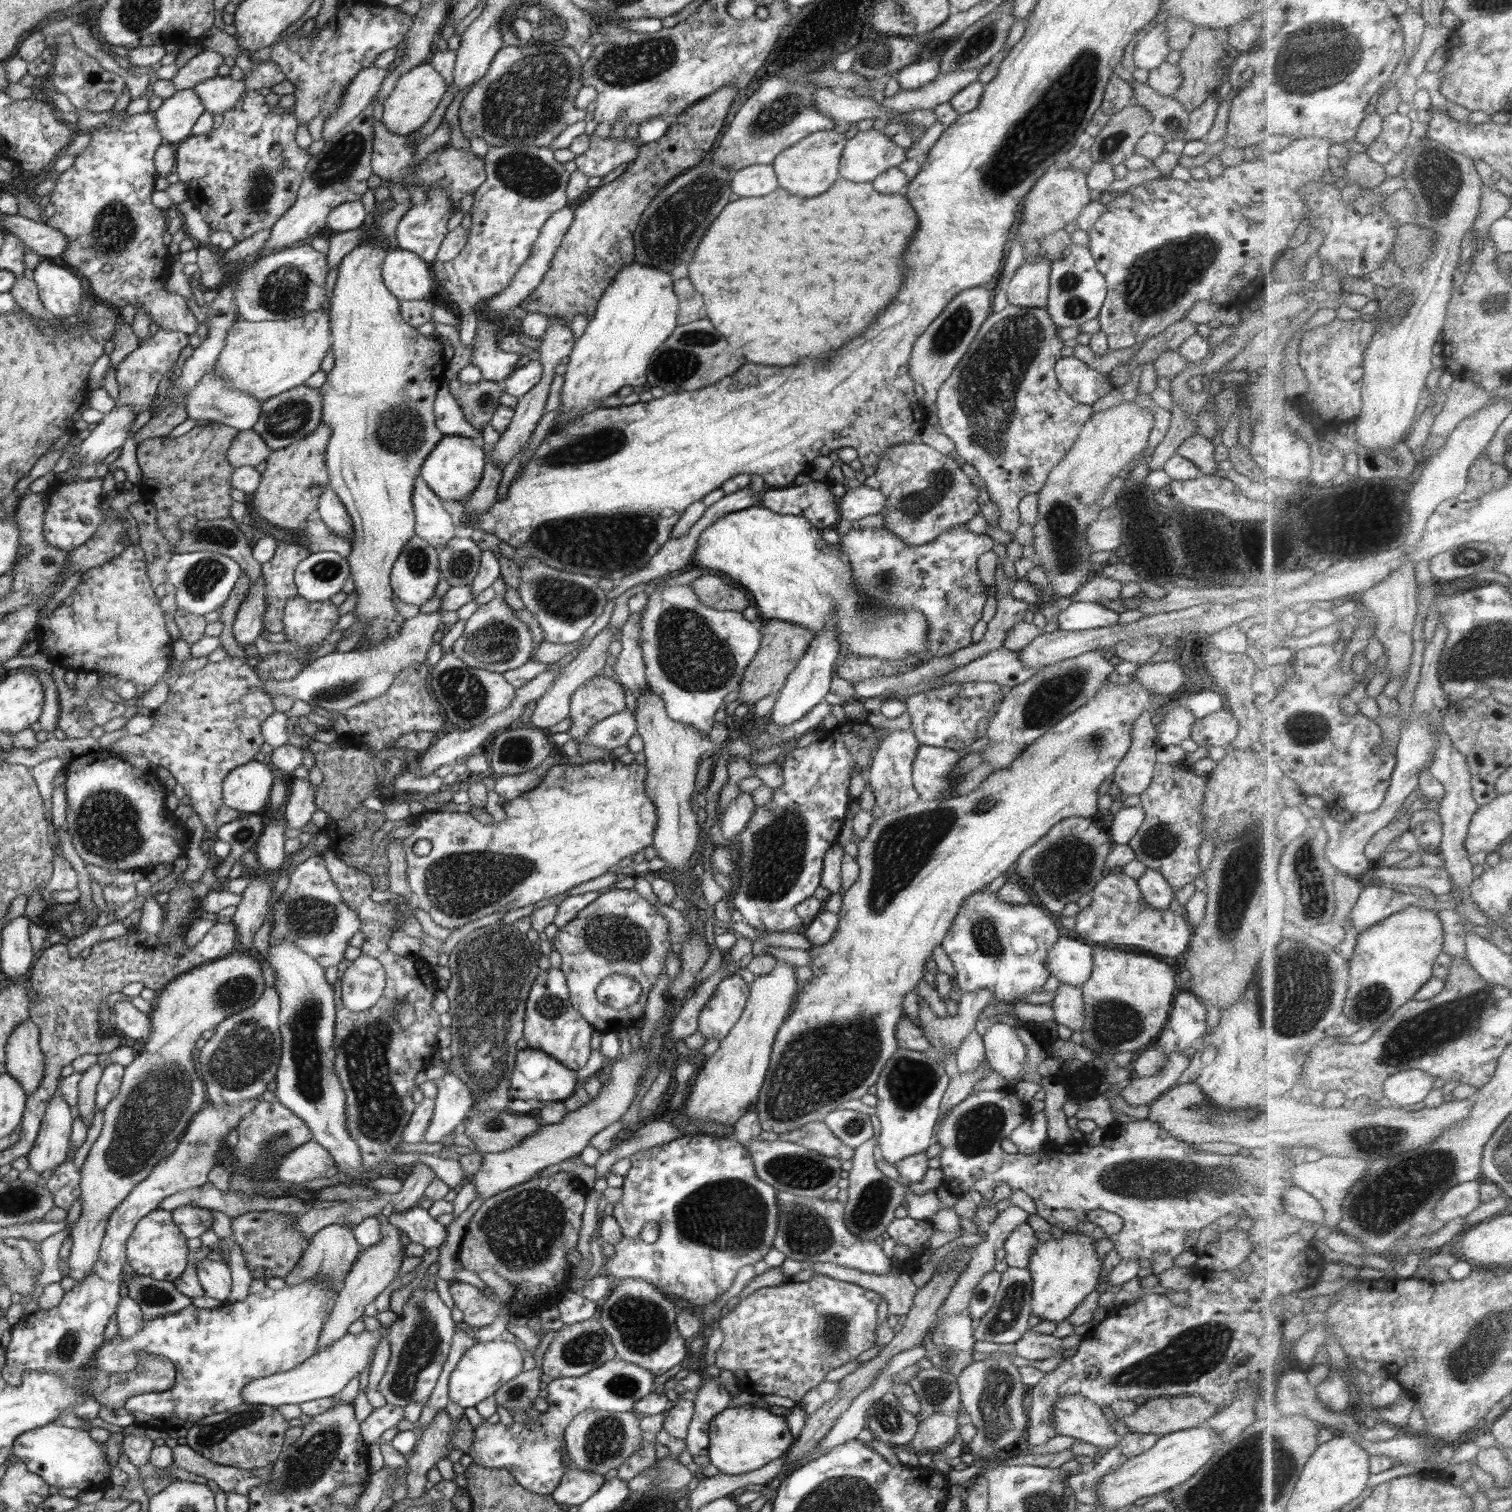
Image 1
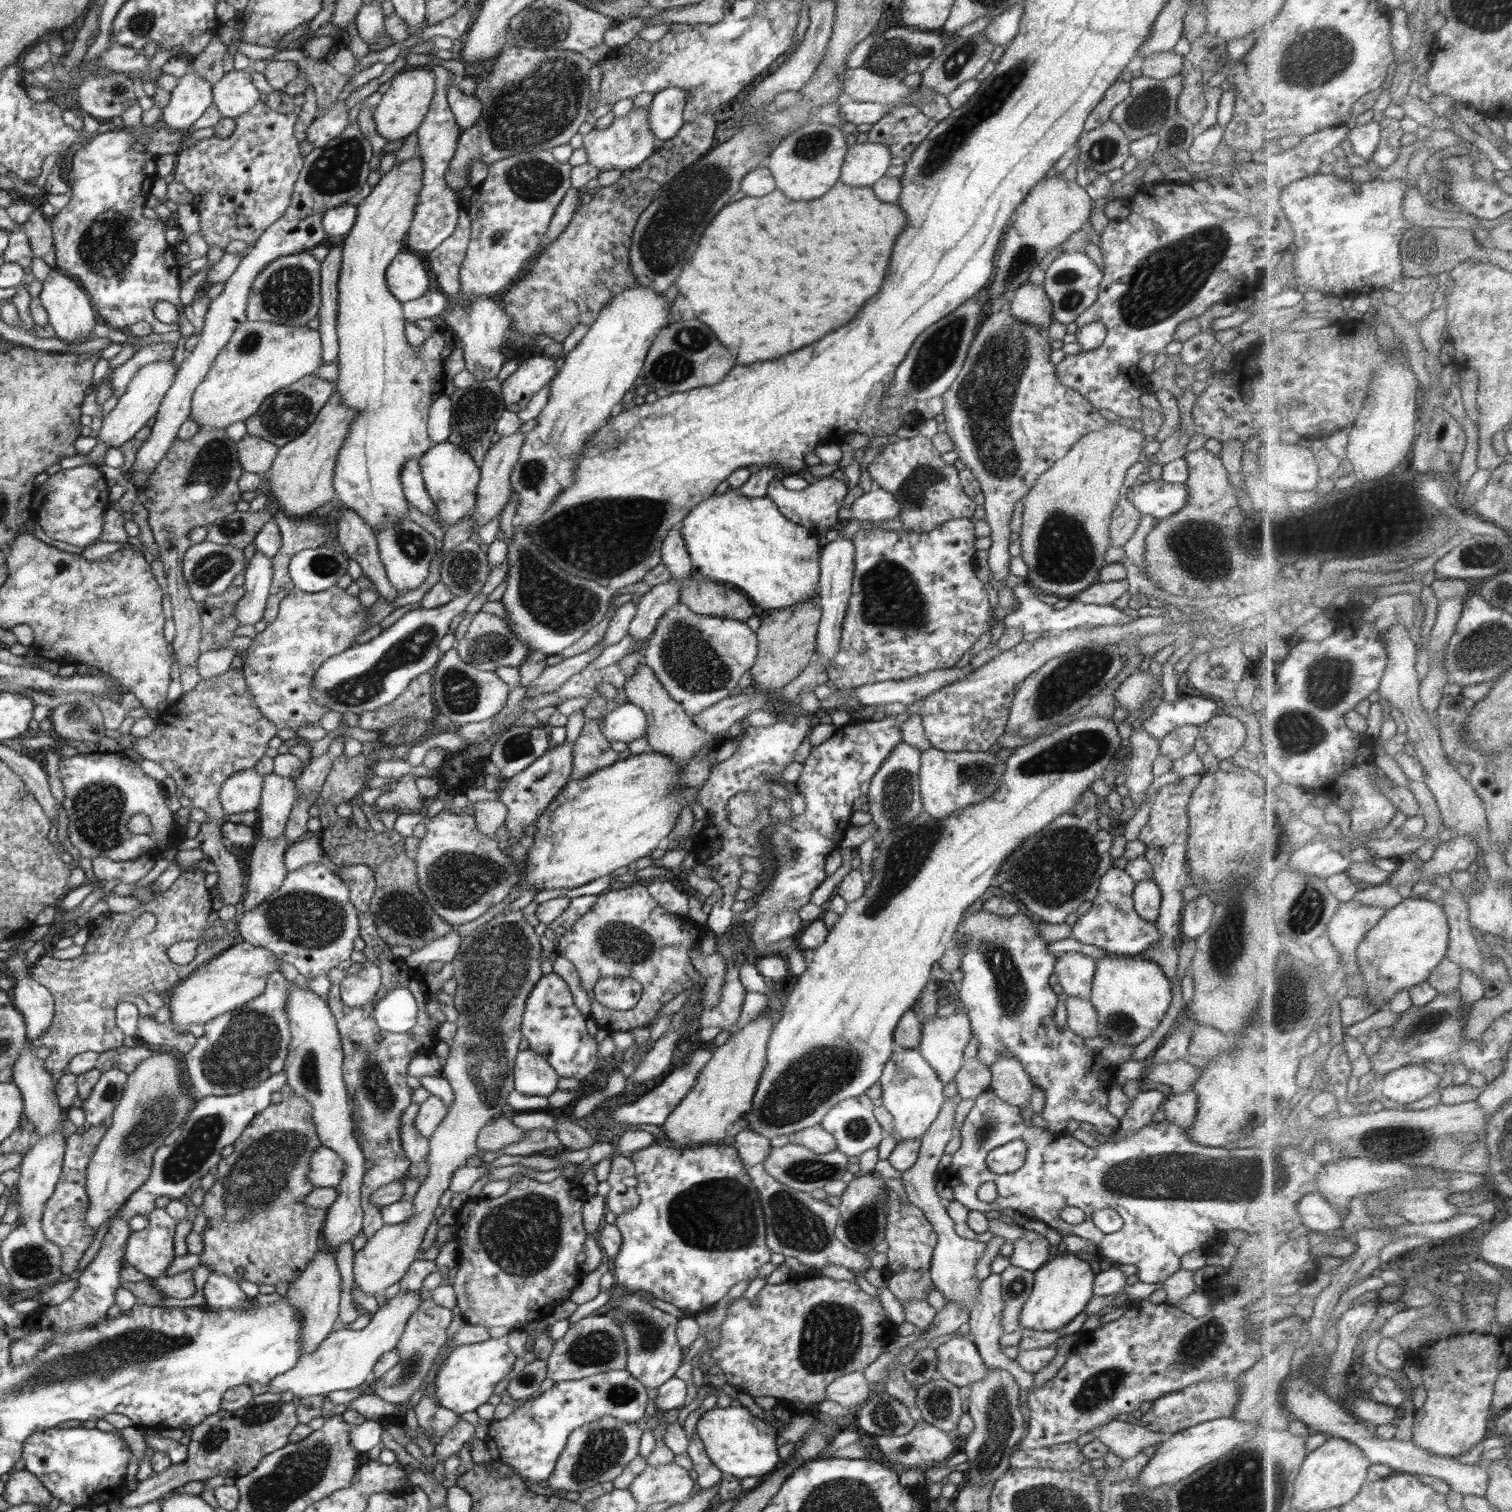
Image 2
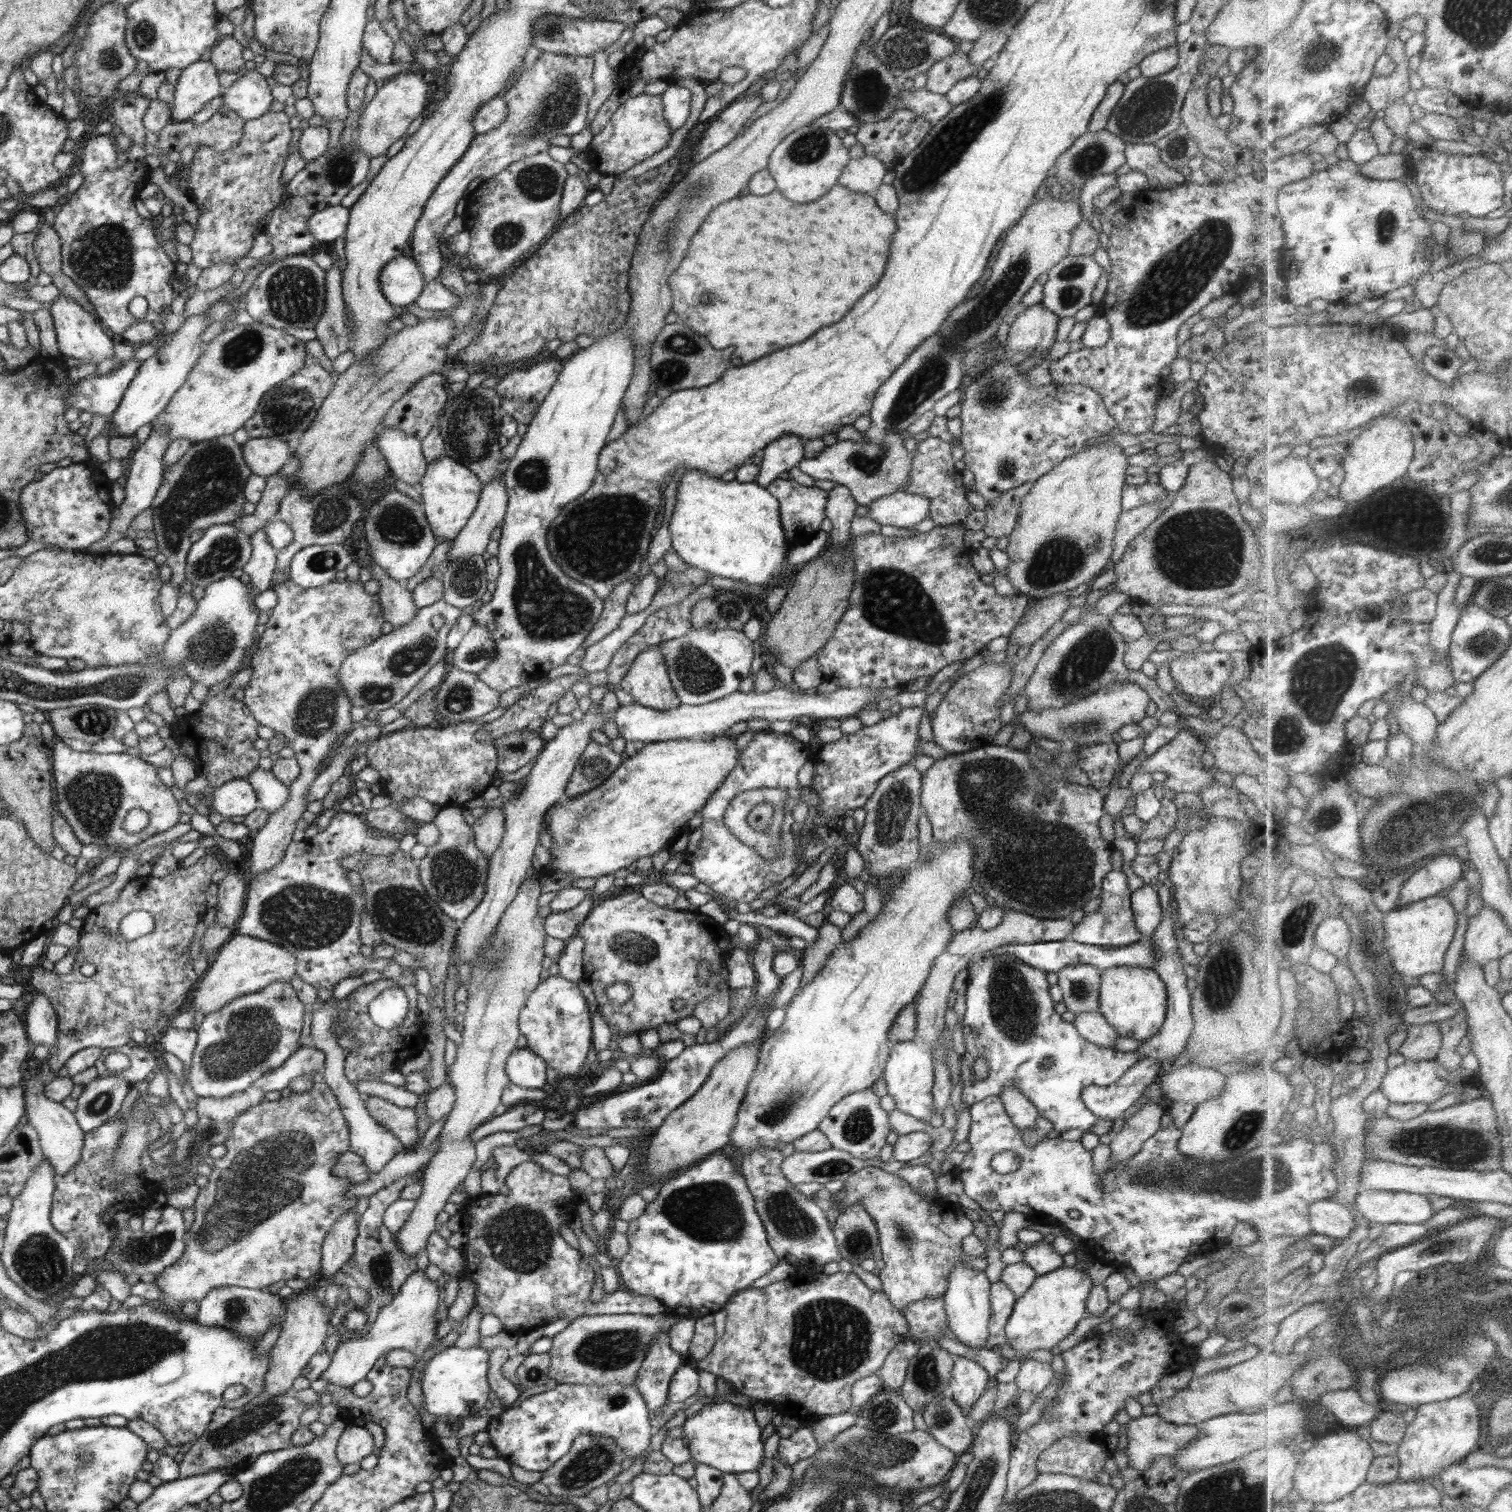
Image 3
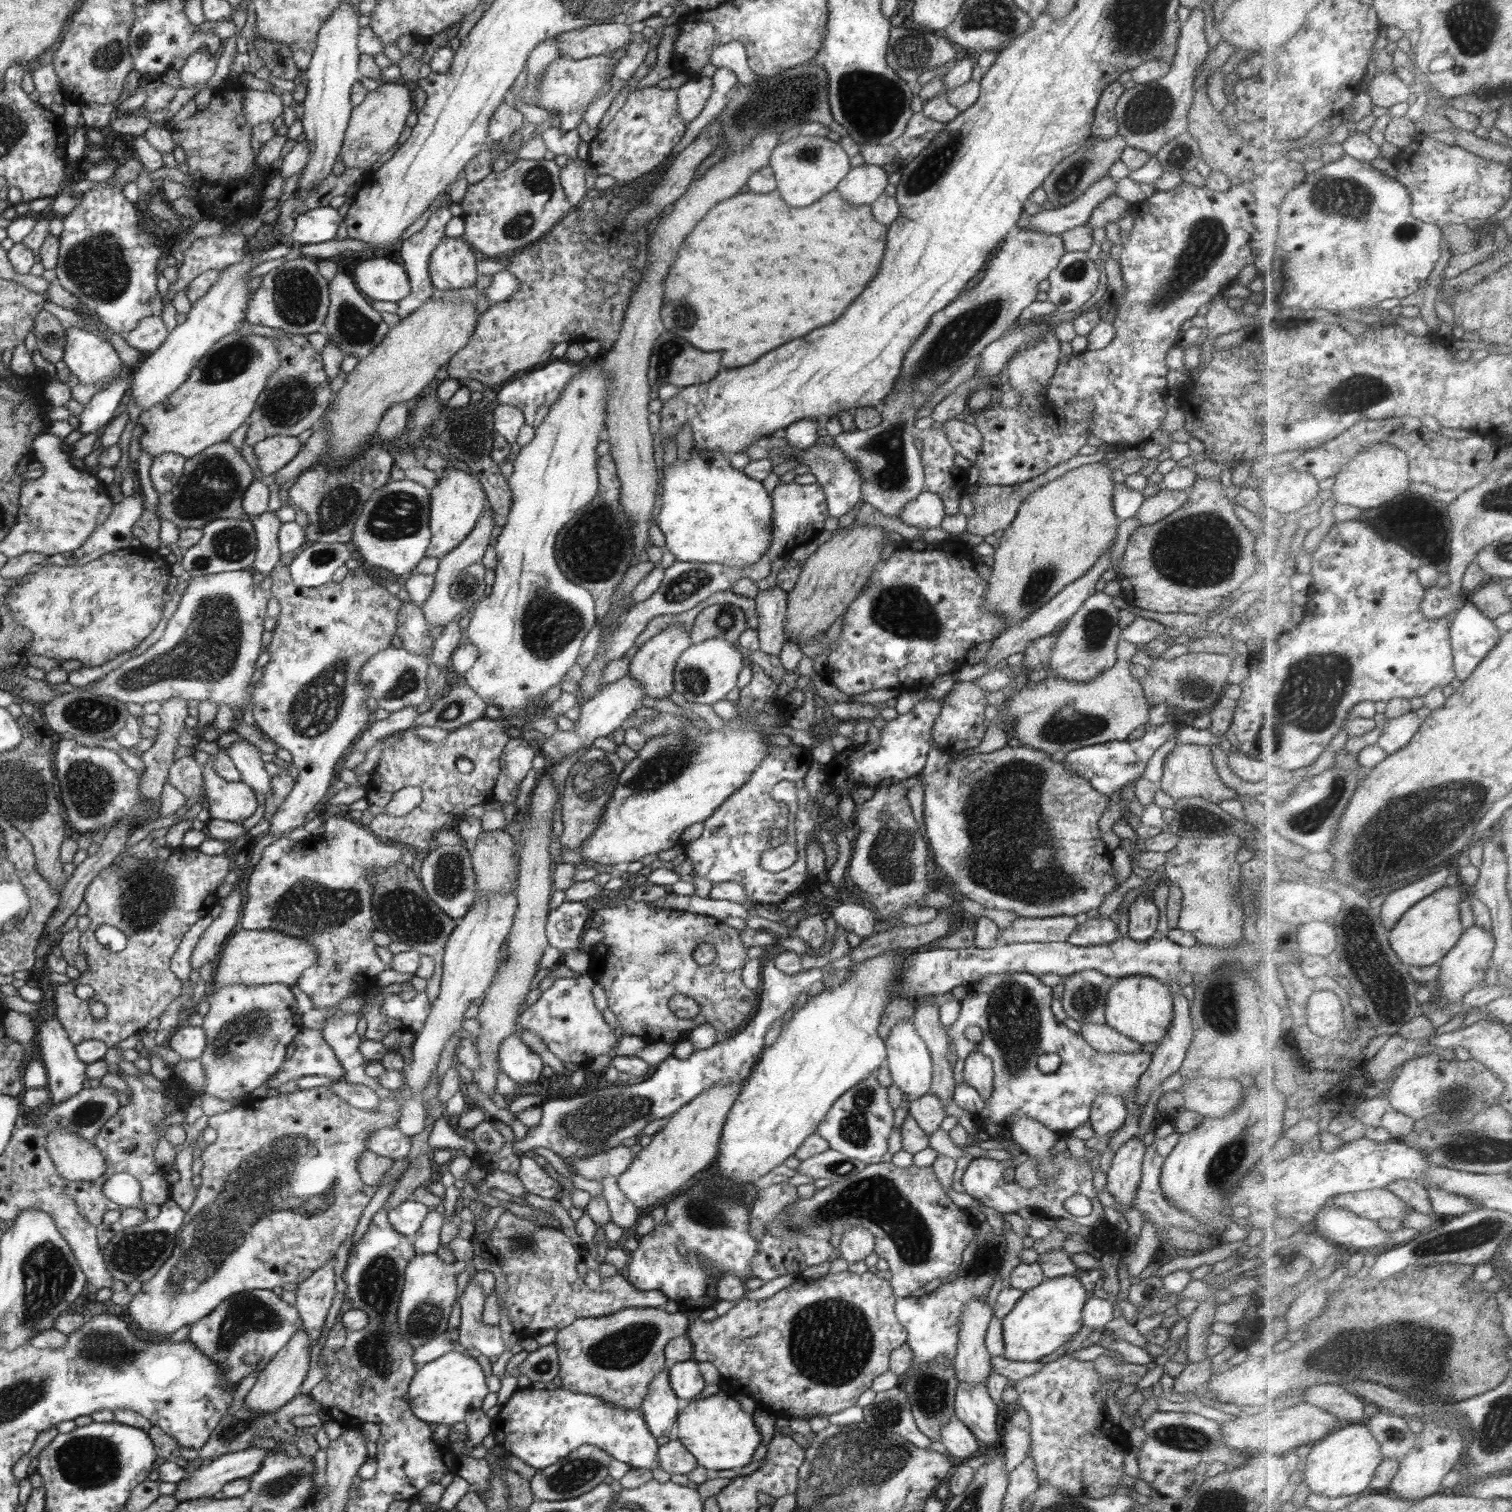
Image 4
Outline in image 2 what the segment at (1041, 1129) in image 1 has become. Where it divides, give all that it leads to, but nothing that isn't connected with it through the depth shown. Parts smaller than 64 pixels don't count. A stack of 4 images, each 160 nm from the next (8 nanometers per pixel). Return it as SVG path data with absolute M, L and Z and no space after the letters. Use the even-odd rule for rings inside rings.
M983 909L974 910L959 924L956 936L956 945L965 948L959 968L964 977L957 992L957 1004L965 1007L972 1035L978 1040L977 1059L990 1067L1001 1054L1015 1054L1030 1075L1032 1086L1044 1092L1044 1119L1048 1132L1065 1132L1070 1120L1078 1120L1090 1122L1099 1134L1112 1135L1119 1125L1119 1120L1107 1109L1107 1092L1114 1083L1114 1067L1097 1050L1088 1048L1073 1030L1067 1026L1062 1030L1056 1025L1053 1016L1058 995L1048 983L1056 959L1047 949L1049 943L1037 934L1032 917L1019 913L1006 917ZM1013 1140L991 1150L985 1161L994 1174L1010 1174L1022 1168L1027 1153L1027 1146L1023 1140Z

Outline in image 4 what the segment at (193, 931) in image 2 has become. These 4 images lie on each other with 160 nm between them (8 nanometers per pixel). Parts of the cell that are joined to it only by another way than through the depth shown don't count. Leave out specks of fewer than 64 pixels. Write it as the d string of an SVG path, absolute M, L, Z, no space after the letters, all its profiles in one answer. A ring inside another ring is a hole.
M186 847L179 848L178 850L174 850L171 856L167 856L165 859L159 859L158 856L155 859L139 859L138 857L131 857L130 855L126 855L119 865L115 865L113 862L108 865L104 870L101 870L96 878L92 880L92 884L88 886L86 890L86 894L84 894L84 902L88 905L87 916L90 918L90 925L88 930L85 933L81 933L80 935L80 951L86 952L88 956L85 958L87 960L87 966L89 968L89 972L81 973L80 977L76 980L72 979L69 983L60 985L59 983L54 983L55 995L54 1002L56 1005L56 1019L60 1021L60 1024L65 1029L65 1032L75 1045L80 1044L80 1042L84 1042L84 1040L102 1040L108 1048L116 1047L118 1042L122 1042L126 1040L126 1038L130 1038L136 1035L138 1032L138 1028L144 1028L152 1018L158 1018L168 1007L169 1004L181 995L182 992L182 981L170 970L171 960L180 944L180 941L183 939L183 936L192 928L193 924L196 924L197 920L200 918L204 918L204 916L208 916L210 914L210 908L214 908L216 903L216 888L218 888L218 884L222 882L222 878L226 876L229 872L229 864L230 859L222 853L221 855L208 855L204 854L204 850L200 850L198 848L189 849ZM101 924L108 924L108 926L116 926L118 930L121 930L127 938L127 945L124 950L120 952L112 952L112 950L108 949L108 946L102 945L96 937L94 936L94 932L96 932L96 928ZM78 984L88 984L94 989L94 995L89 1000L82 1000L76 996L74 990ZM93 1002L103 1002L106 1004L106 1008L108 1012L104 1018L100 1020L96 1020L90 1012L90 1005Z

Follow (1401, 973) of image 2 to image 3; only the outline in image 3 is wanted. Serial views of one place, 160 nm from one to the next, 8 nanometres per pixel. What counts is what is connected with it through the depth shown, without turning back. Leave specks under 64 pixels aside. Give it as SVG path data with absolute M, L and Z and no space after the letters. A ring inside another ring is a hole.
M1434 896L1408 907L1388 913L1386 928L1388 931L1387 947L1390 949L1398 972L1405 977L1425 977L1430 973L1442 972L1446 954L1456 940L1459 912L1448 896Z

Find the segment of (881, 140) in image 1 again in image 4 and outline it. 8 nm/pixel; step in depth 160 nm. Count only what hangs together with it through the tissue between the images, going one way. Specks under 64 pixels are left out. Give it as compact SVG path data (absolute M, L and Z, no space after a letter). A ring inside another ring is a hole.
M864 164L850 169L835 189L854 206L871 205L884 194L888 176L880 166Z

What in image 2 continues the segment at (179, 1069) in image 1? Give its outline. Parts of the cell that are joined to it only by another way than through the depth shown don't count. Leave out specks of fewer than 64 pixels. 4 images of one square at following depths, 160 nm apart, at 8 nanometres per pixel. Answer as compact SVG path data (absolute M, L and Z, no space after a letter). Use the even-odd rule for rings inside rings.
M238 939L229 949L220 953L210 962L205 963L204 966L200 967L200 970L196 970L190 976L187 976L168 993L172 1016L169 1025L178 1034L190 1034L187 1028L192 1024L206 1025L207 1022L214 1020L216 1017L230 1013L231 1010L238 1009L239 1006L246 1005L247 1002L254 1000L264 992L264 986L266 986L269 974L274 970L279 970L281 964L282 961L275 952ZM154 1052L144 1059L127 1081L123 1098L116 1105L112 1125L98 1144L86 1173L89 1198L85 1221L96 1235L102 1223L122 1207L127 1197L148 1180L154 1154L176 1127L182 1126L194 1109L194 1098L182 1088L182 1064L168 1052Z

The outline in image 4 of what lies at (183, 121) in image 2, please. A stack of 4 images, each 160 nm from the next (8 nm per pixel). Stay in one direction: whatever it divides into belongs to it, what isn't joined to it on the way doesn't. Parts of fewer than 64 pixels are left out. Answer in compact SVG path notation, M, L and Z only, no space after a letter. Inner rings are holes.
M208 48L197 50L186 59L180 70L182 88L196 88L198 91L203 89L206 82L214 75L214 70L216 70L214 53L210 54Z

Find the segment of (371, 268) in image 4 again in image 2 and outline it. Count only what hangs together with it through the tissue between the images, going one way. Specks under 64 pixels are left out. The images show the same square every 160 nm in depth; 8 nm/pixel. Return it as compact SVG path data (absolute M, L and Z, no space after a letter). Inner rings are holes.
M400 253L387 270L387 286L400 303L417 300L428 293L430 274L422 260L411 253Z

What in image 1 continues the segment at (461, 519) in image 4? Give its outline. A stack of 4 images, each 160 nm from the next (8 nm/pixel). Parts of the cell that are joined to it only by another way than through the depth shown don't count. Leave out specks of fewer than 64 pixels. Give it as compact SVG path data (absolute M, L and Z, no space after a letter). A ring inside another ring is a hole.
M444 435L443 440L435 446L424 462L419 476L427 482L427 485L441 500L461 502L469 497L479 485L486 459L484 449L474 445L471 438Z

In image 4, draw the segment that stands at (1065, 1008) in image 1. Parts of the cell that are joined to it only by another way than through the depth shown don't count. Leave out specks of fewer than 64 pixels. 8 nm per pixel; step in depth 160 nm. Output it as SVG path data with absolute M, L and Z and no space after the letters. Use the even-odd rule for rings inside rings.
M1082 1024L1079 1033L1094 1050L1102 1053L1142 1051L1142 1045L1122 1036L1107 1024Z

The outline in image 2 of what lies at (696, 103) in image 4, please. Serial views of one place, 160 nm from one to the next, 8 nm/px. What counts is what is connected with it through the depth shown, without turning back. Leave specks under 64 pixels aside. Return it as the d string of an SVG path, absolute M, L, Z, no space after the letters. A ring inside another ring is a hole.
M667 88L654 95L649 105L650 130L660 140L670 140L684 126L683 112L688 93L681 88Z

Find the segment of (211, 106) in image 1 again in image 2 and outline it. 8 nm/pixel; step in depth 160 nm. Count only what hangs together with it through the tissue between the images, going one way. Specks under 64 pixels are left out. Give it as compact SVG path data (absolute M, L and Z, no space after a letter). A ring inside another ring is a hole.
M249 69L232 70L212 83L214 105L222 117L235 119L259 104L260 90L254 86Z

